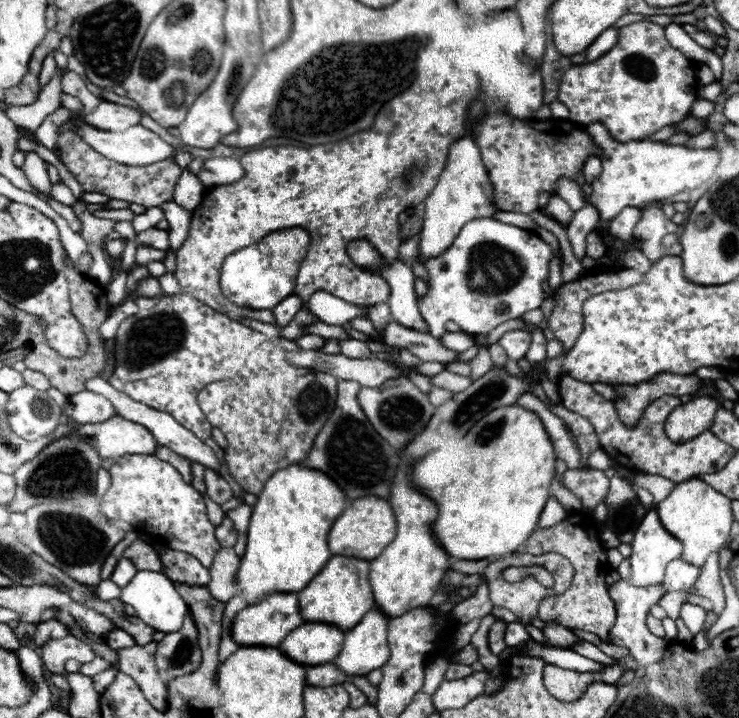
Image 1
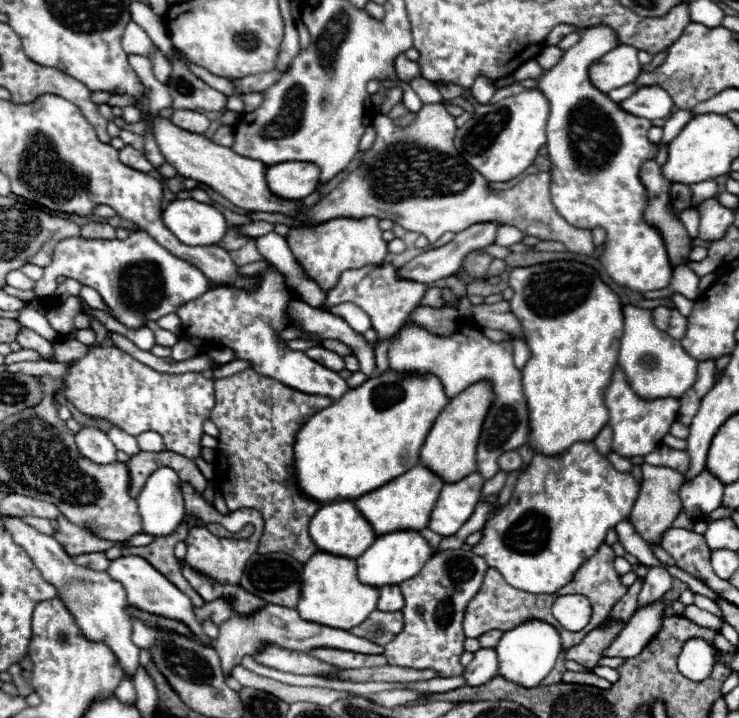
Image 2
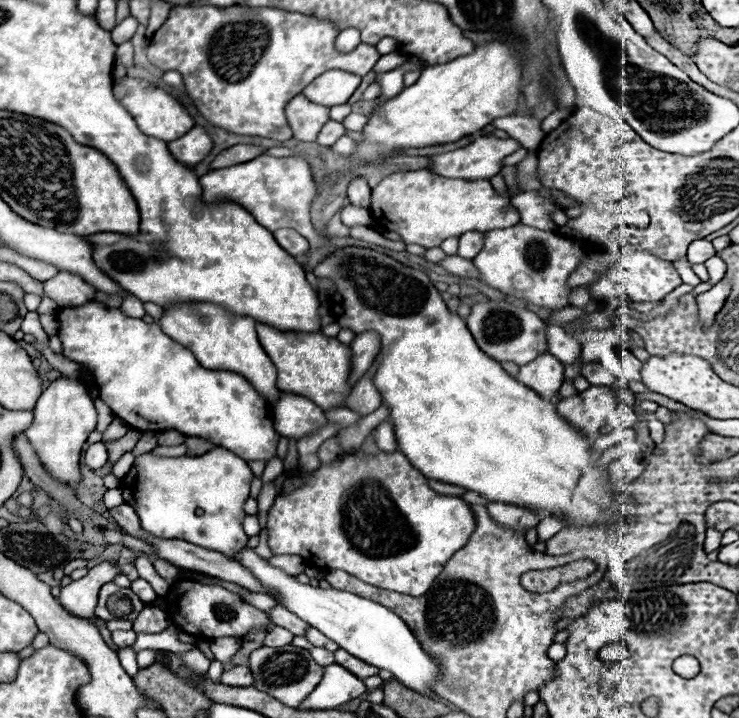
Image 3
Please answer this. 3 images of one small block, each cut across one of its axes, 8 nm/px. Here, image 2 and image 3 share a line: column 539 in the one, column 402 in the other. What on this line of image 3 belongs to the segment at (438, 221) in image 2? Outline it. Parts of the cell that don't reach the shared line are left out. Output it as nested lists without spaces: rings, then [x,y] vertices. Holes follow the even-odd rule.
[[[416,170],[416,172],[398,172],[384,178],[376,188],[372,188],[372,218],[386,230],[398,232],[406,244],[418,244],[424,248],[436,248],[446,238],[458,238],[466,232],[478,230],[498,230],[508,228],[520,222],[518,210],[510,204],[512,192],[500,196],[488,180],[460,180],[460,178],[444,178],[432,174],[430,170]]]

